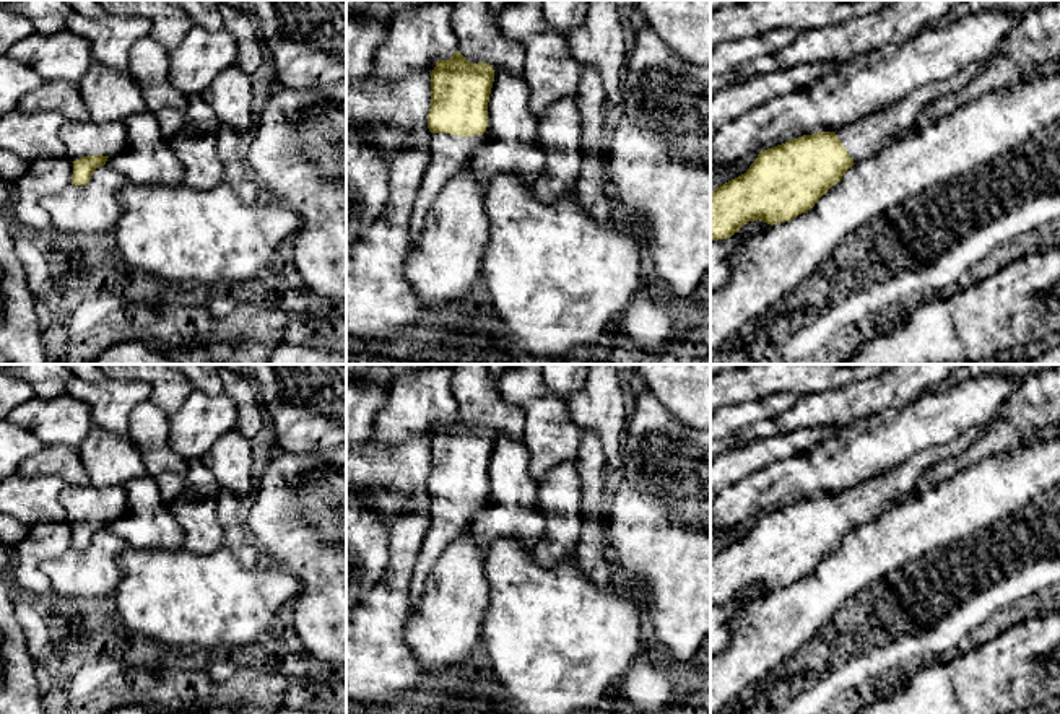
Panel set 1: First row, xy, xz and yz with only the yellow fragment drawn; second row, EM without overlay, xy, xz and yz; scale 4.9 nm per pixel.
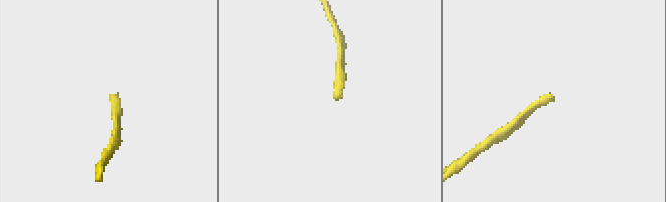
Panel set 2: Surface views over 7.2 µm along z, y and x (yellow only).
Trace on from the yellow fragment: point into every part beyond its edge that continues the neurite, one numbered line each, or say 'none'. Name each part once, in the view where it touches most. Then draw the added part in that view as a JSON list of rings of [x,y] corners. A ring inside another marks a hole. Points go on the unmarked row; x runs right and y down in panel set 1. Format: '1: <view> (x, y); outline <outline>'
1: xz (449, 519); outline [[[431,498],[429,522],[415,564],[408,599],[416,603],[424,590],[429,573],[442,553],[463,533],[470,532],[471,519],[483,509],[483,499],[457,501]]]

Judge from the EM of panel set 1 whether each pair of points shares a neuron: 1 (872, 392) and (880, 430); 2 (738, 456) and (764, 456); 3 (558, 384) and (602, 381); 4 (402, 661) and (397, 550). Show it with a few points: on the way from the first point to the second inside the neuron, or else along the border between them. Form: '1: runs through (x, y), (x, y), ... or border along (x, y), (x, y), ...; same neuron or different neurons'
1: border along (912, 400), (841, 428); different neurons
2: runs through (745, 456), (758, 456); same neuron
3: border along (586, 381), (566, 399); different neurons
4: runs through (392, 633), (392, 587), (395, 578); same neuron

